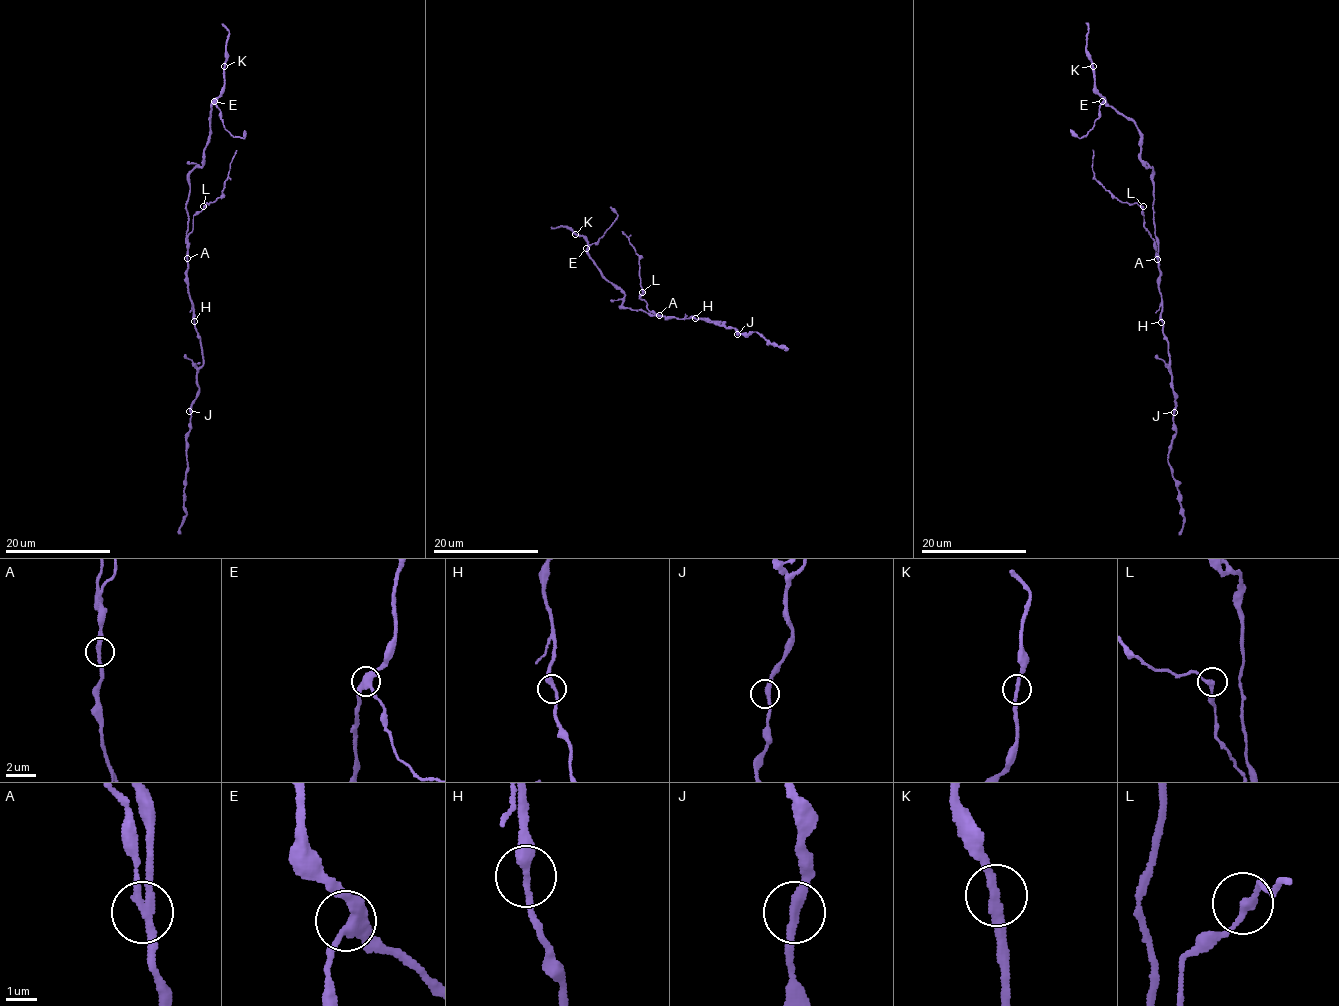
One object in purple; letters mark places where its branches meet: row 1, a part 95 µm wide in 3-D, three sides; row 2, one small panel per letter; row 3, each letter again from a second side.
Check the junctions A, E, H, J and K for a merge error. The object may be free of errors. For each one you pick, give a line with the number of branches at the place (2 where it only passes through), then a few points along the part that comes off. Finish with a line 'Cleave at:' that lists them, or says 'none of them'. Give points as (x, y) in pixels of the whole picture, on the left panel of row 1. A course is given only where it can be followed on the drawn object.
A: 3 branches meet; foreign part runs (187, 258), (187, 235), (194, 215), (223, 193), (229, 163), (236, 150)
Cleave at: A

